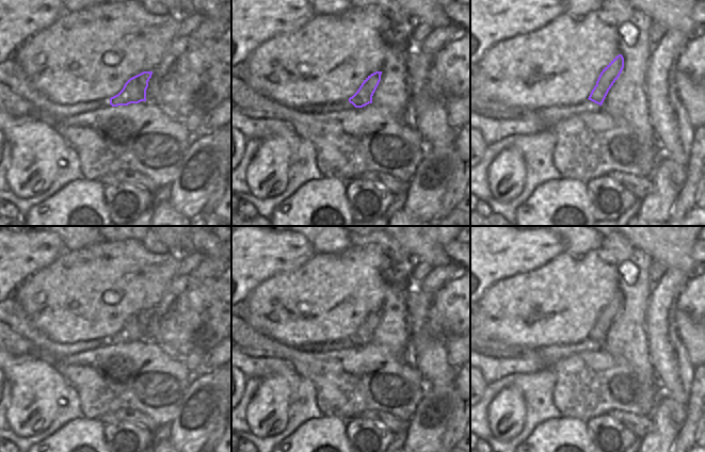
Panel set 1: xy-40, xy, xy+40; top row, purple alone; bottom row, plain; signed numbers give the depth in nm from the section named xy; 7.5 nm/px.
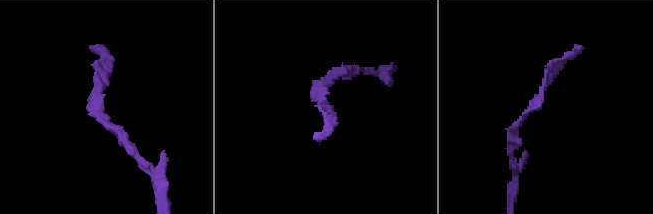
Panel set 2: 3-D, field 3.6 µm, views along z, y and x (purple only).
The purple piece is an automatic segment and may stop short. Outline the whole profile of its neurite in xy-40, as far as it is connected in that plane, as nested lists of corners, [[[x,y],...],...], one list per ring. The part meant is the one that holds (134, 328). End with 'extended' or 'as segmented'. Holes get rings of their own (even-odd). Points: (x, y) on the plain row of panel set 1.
[[[143,310],[130,317],[125,322],[123,328],[117,334],[110,337],[110,343],[117,345],[146,340],[146,328],[151,313],[153,310]]]; as segmented

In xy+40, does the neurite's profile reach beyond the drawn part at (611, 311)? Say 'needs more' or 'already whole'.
already whole

